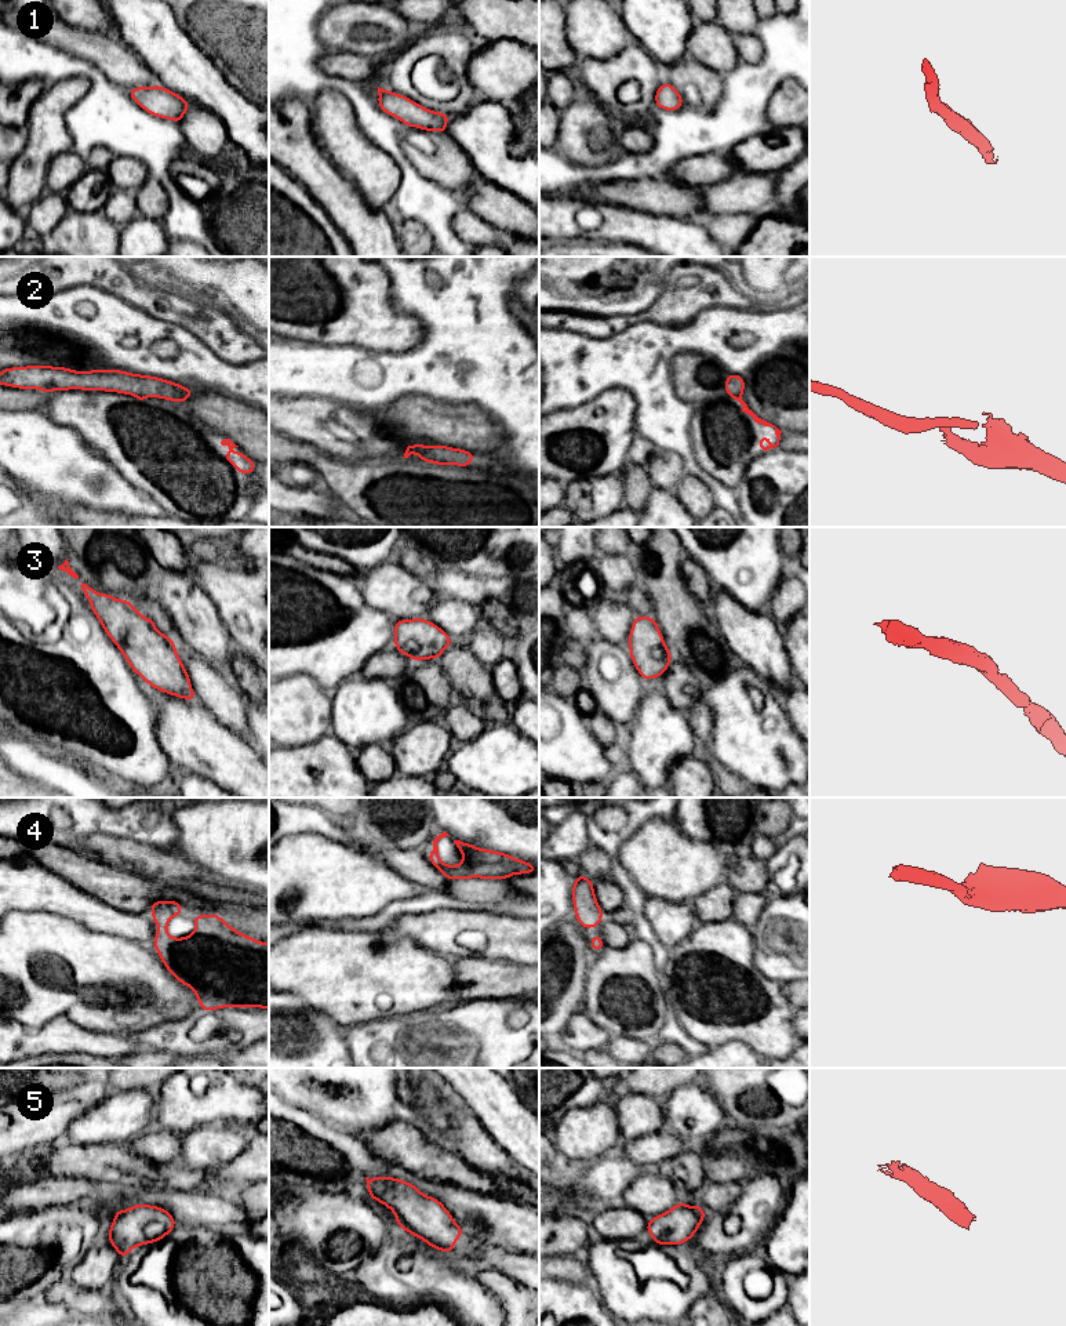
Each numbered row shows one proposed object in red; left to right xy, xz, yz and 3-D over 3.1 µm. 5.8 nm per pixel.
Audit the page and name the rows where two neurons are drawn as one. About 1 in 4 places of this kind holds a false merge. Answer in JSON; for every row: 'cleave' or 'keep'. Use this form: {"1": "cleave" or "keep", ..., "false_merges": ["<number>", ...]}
{"1": "keep", "2": "cleave", "3": "keep", "4": "keep", "5": "keep", "false_merges": ["2"]}

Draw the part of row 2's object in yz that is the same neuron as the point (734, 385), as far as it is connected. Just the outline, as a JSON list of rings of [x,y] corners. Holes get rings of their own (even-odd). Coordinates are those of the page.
[[[736,374],[727,375],[724,389],[730,397],[741,396],[745,392],[745,378]]]

